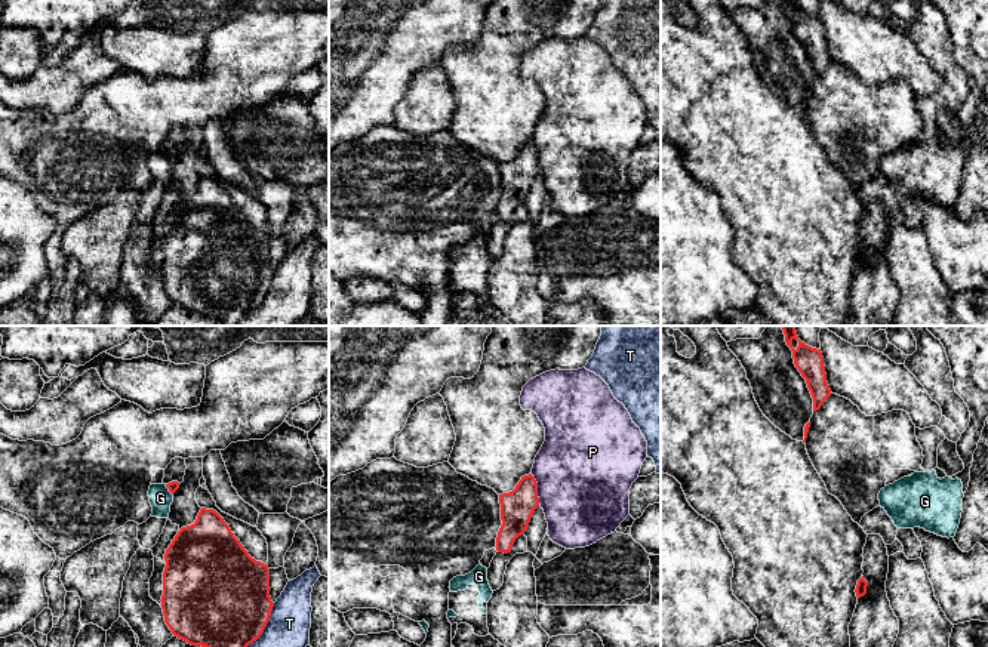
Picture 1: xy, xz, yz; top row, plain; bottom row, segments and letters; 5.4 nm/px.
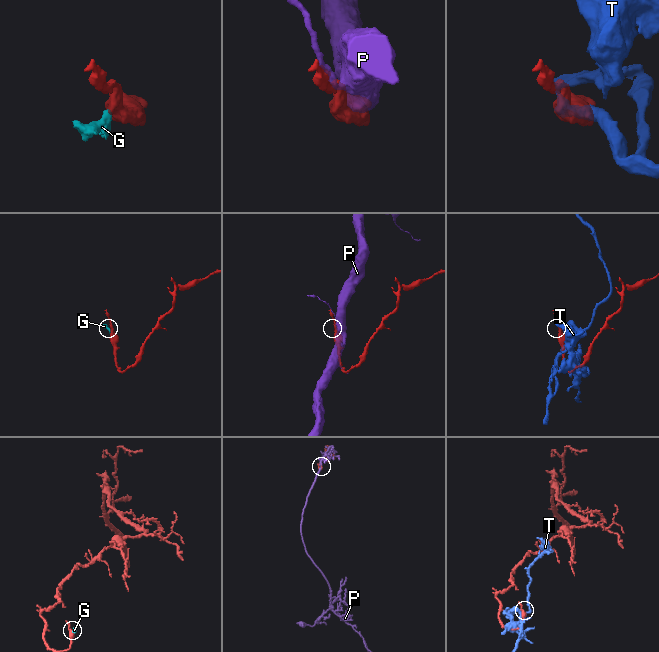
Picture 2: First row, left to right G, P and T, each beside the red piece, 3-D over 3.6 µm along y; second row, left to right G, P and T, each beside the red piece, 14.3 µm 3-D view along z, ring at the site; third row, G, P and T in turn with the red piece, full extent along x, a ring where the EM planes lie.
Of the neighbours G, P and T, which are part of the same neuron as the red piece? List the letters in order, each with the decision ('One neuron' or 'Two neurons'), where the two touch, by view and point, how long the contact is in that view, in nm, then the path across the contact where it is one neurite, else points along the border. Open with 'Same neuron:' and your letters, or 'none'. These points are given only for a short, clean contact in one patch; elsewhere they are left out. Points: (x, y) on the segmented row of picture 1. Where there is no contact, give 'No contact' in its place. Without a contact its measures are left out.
Same neuron: none
G: Two neurons. Touches red at xy (169, 490). Shared border 80 nm. Boundary: xy (165, 484), (172, 495)
P: Two neurons. Touches red at xz (536, 489). Shared border 180 nm
T: Two neurons. Touches red at xy (265, 625). Shared border 280 nm

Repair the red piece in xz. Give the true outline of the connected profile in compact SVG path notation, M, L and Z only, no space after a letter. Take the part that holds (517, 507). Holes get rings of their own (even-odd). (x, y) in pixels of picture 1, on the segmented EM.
M532 474L521 477L515 489L499 495L502 526L496 537L496 551L508 554L515 539L527 530L539 506L538 483Z

